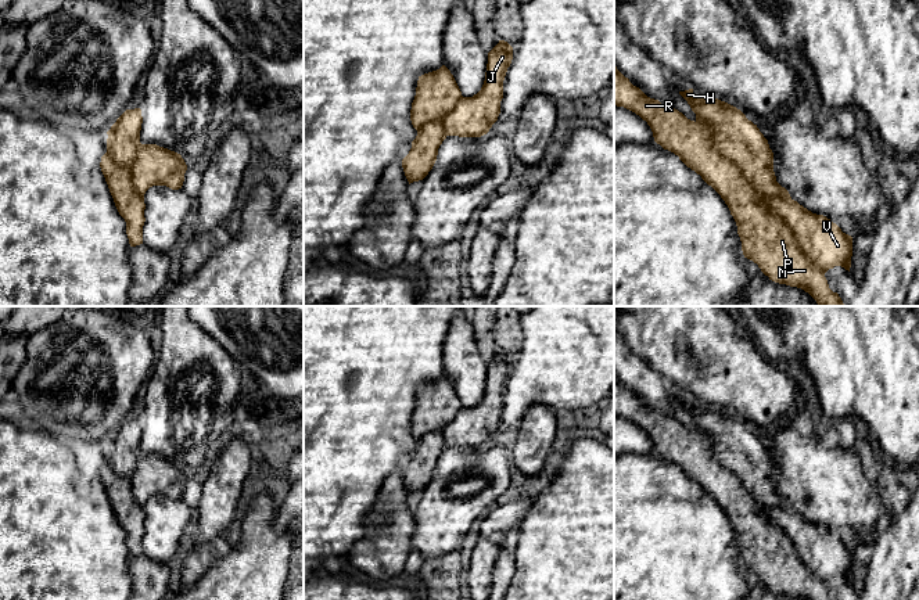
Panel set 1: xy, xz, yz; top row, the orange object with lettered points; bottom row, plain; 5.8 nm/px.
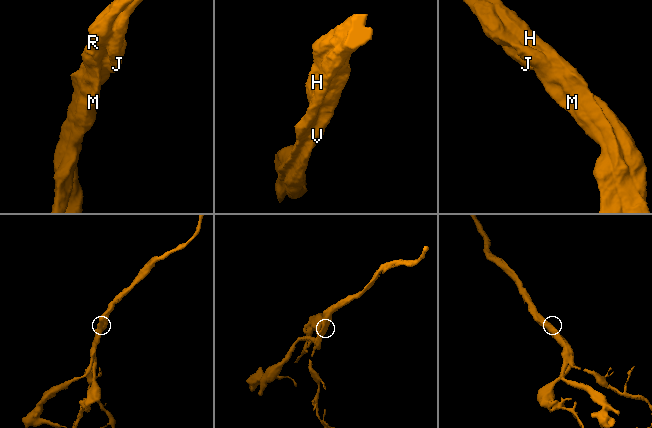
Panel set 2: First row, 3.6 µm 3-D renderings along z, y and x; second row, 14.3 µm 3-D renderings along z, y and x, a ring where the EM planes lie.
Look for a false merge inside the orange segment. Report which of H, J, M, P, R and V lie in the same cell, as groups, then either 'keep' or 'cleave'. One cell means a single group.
H J M P R V; keep

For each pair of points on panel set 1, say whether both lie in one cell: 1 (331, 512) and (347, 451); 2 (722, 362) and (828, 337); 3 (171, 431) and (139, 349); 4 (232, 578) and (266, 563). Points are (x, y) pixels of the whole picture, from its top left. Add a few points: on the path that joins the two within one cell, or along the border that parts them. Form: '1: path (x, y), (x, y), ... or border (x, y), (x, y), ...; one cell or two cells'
1: path (331, 496), (331, 466); one cell
2: border (757, 345), (782, 367); two cells
3: border (157, 358), (142, 391); two cells
4: path (240, 578), (247, 578), (258, 567); one cell

